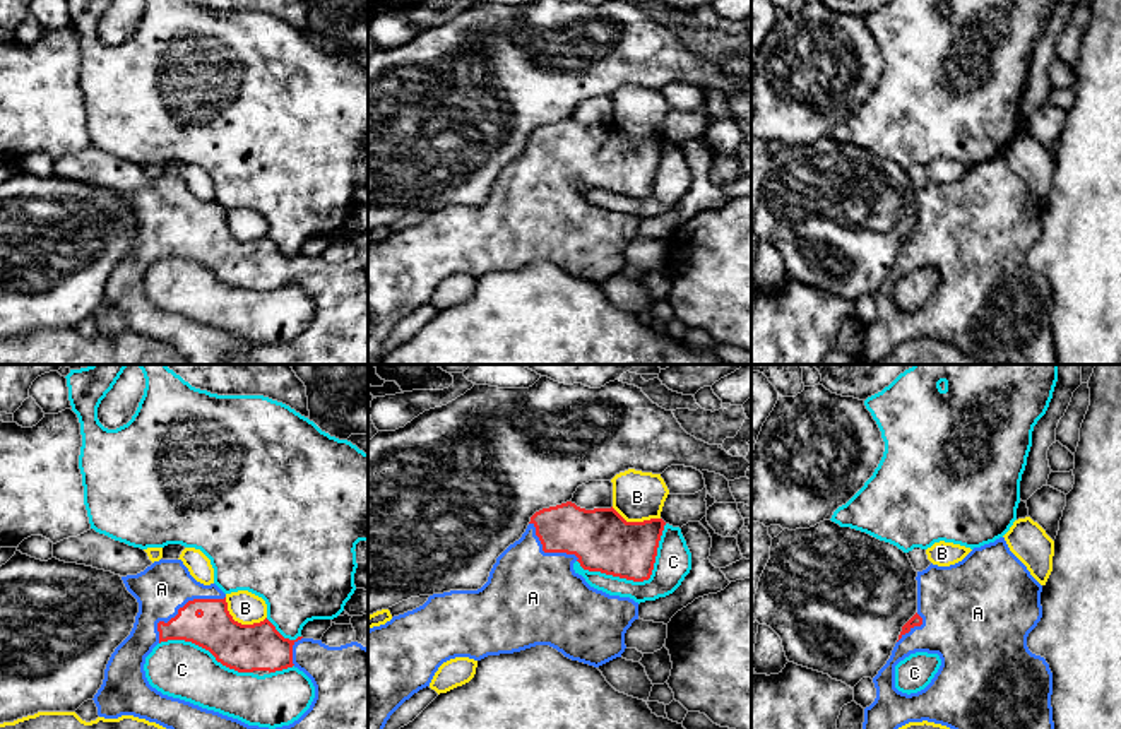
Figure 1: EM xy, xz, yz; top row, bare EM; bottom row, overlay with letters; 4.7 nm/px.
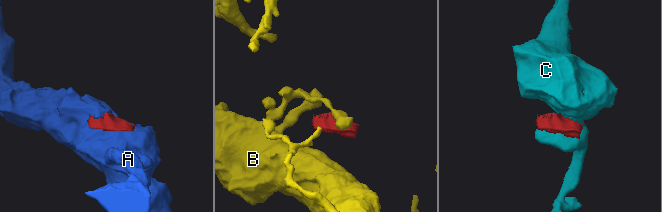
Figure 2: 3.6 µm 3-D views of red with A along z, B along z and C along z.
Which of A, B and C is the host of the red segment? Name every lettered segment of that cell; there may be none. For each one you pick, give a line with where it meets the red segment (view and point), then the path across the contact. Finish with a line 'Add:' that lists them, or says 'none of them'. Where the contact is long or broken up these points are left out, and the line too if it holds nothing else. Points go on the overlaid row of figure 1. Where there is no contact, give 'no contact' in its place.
A: meets red in xy at (180, 608)
Add: A

